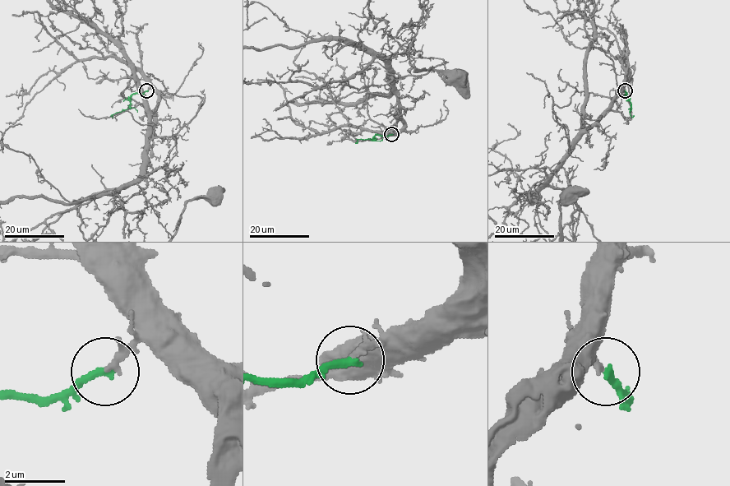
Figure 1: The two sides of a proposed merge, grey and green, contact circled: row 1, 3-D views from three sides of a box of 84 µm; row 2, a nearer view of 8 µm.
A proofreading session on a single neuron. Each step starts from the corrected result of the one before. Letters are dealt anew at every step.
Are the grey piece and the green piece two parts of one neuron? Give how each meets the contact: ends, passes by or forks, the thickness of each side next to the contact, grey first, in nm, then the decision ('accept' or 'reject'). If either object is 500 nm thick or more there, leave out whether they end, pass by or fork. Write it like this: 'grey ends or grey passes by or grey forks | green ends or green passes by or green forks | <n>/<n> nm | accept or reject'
grey passes by | green ends | 160/260 nm | accept

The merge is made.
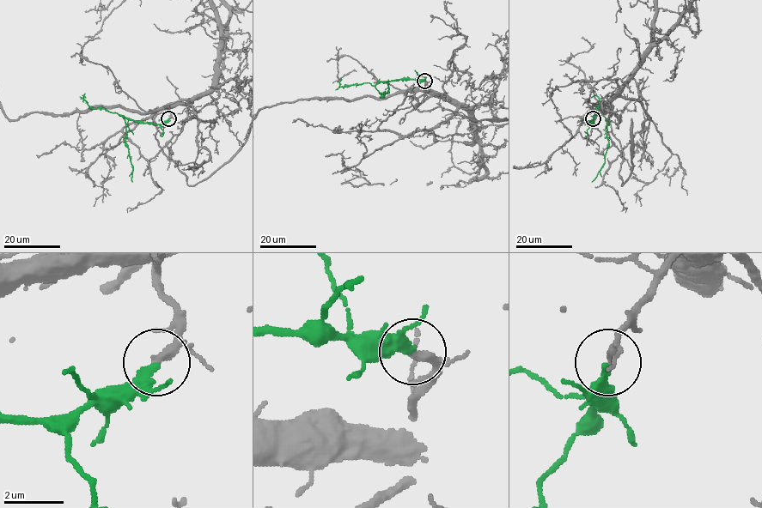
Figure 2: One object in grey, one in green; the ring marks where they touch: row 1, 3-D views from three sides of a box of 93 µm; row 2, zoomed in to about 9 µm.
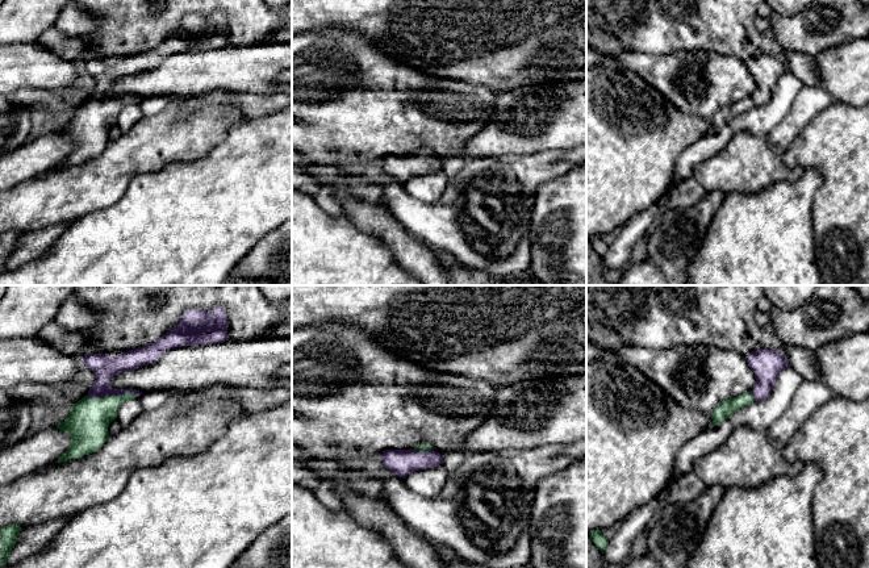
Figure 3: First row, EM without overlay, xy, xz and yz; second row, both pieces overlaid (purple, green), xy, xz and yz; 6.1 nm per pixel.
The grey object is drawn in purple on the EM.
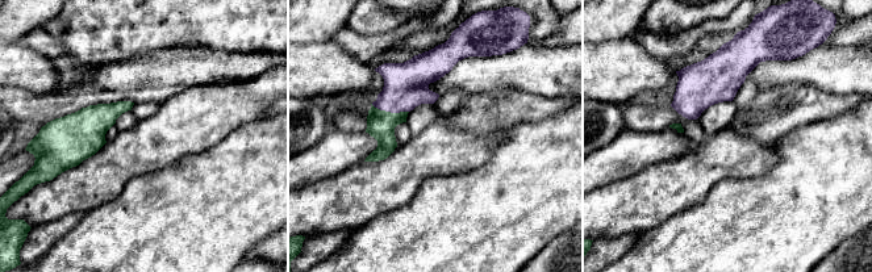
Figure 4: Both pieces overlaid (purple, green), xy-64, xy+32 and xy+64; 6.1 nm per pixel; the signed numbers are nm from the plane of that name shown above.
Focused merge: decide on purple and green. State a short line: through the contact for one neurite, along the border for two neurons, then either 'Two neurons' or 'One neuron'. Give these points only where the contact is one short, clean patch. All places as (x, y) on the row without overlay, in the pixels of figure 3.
Line: xy (104, 74), (104, 92), (112, 100), (88, 124), (87, 129). One neuron

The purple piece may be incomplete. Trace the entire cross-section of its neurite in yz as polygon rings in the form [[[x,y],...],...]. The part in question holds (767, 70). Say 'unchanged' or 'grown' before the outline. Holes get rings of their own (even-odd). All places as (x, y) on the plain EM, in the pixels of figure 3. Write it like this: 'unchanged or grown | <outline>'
grown | [[[757,54],[745,63],[748,71],[755,78],[755,92],[741,101],[722,106],[711,118],[713,130],[719,130],[753,106],[766,105],[774,93],[778,80],[789,68],[785,59],[768,54]]]

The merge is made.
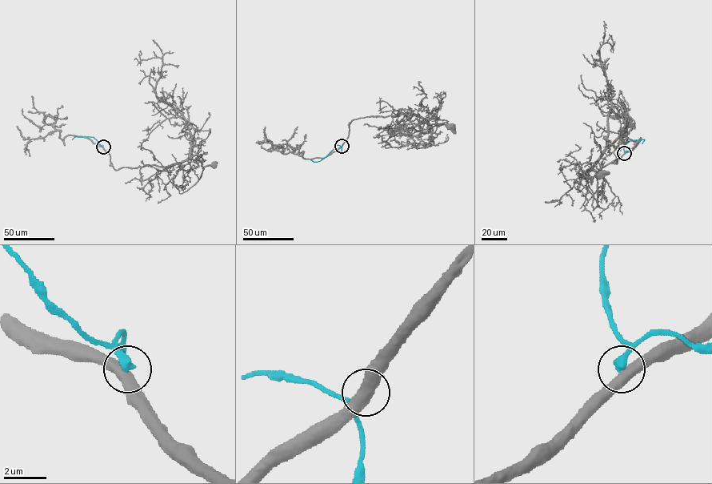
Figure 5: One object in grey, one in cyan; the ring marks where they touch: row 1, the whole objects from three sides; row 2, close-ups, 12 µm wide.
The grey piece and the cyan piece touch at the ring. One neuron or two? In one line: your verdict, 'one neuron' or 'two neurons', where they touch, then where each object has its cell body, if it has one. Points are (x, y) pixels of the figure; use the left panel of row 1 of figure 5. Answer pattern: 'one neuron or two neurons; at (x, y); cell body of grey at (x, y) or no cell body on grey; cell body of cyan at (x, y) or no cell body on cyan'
two neurons; at (103, 147); cell body of grey at (214, 165); no cell body on cyan

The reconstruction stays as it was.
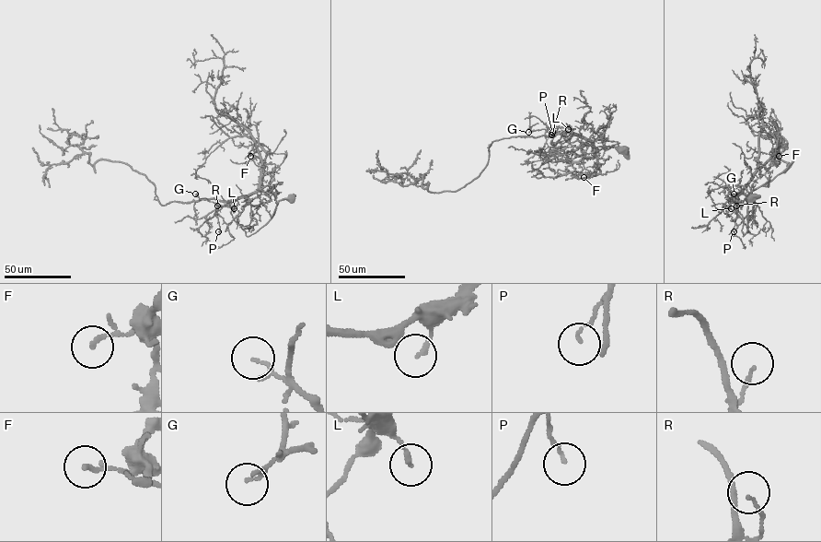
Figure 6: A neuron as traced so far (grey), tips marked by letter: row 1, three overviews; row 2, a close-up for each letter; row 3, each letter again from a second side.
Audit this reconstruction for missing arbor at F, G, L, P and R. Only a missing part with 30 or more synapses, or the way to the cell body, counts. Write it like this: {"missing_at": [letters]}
{"missing_at": []}

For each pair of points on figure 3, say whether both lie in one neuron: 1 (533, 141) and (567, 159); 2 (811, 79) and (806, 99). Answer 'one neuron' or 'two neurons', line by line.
1: two neurons
2: two neurons

